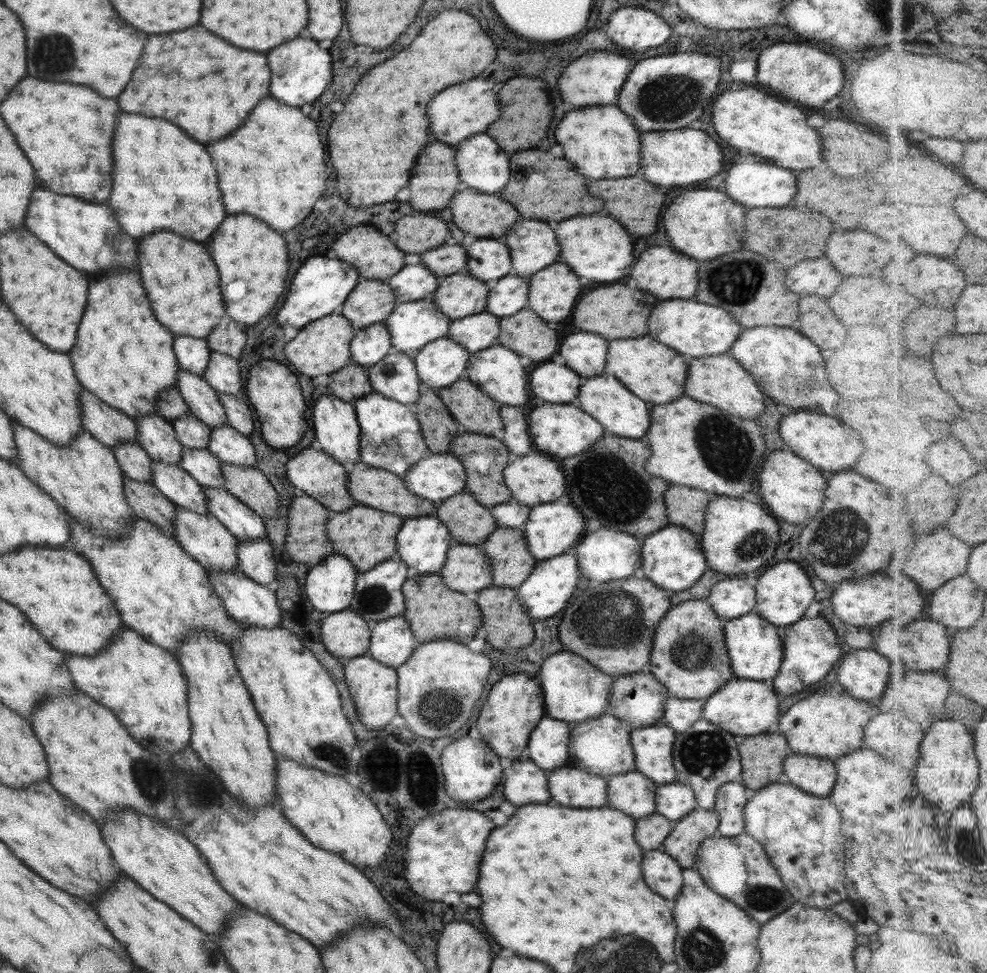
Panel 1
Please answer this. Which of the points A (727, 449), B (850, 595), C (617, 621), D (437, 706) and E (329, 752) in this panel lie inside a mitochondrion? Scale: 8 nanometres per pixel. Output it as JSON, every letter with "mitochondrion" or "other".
{"A":"mitochondrion","B":"other","C":"mitochondrion","D":"mitochondrion","E":"mitochondrion"}

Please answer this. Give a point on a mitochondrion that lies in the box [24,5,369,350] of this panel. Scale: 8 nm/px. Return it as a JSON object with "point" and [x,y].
{"point":[54,56]}

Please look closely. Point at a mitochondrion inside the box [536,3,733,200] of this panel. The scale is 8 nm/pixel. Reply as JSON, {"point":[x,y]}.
{"point":[669,99]}

